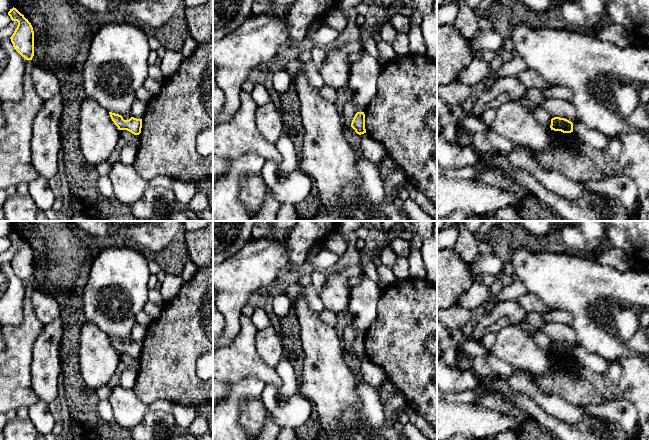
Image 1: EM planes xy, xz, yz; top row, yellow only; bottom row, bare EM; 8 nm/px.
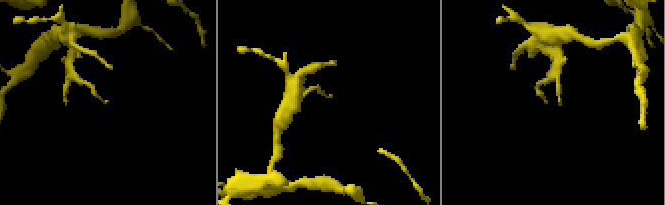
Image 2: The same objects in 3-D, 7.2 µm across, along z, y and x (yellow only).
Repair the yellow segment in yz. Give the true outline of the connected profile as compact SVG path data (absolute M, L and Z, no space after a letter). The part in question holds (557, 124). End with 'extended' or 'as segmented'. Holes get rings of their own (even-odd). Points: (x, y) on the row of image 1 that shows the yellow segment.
M554 117L551 119L551 130L561 131L563 133L573 132L573 123L565 118Z | as segmented

